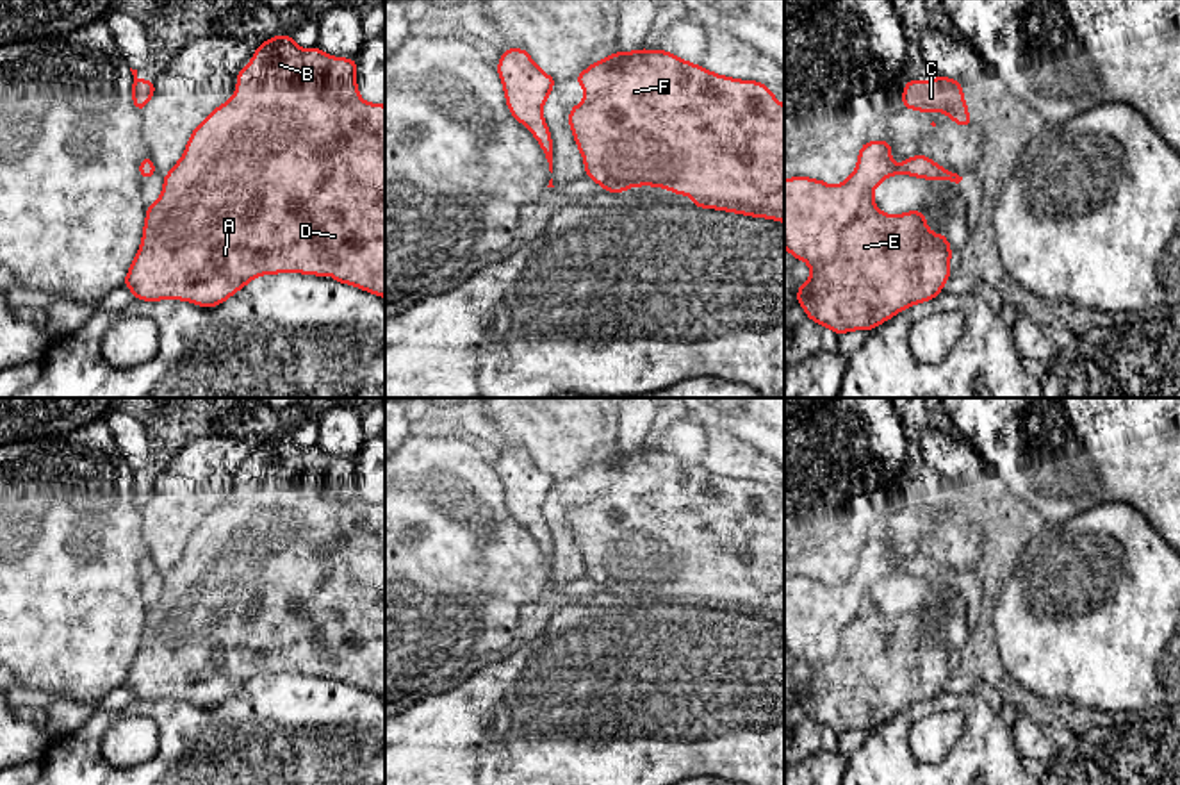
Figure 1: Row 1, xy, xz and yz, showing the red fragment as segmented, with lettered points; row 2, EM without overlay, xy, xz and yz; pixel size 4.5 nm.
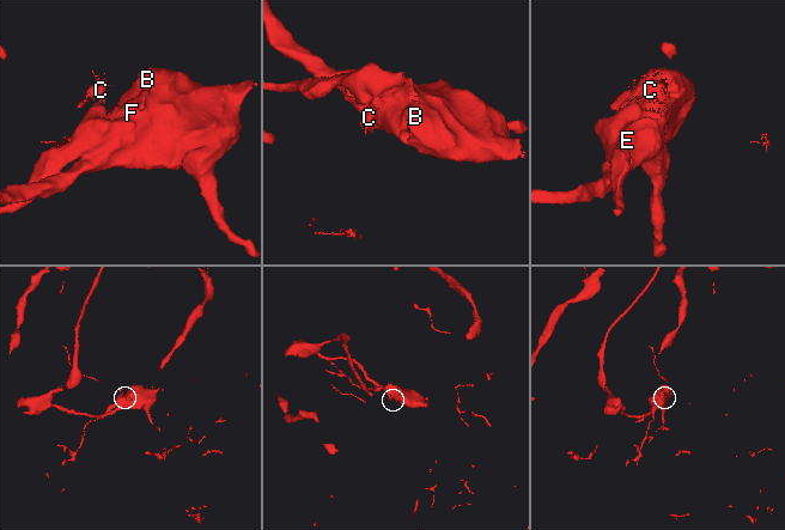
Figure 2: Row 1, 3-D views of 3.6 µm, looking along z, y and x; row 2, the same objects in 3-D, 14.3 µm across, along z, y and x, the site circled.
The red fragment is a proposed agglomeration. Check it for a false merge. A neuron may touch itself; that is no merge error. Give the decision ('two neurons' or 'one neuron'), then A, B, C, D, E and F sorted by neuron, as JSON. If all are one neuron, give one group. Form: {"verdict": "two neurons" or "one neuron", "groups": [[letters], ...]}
{"verdict": "two neurons", "groups": [["A", "B", "D", "E", "F"], ["C"]]}

